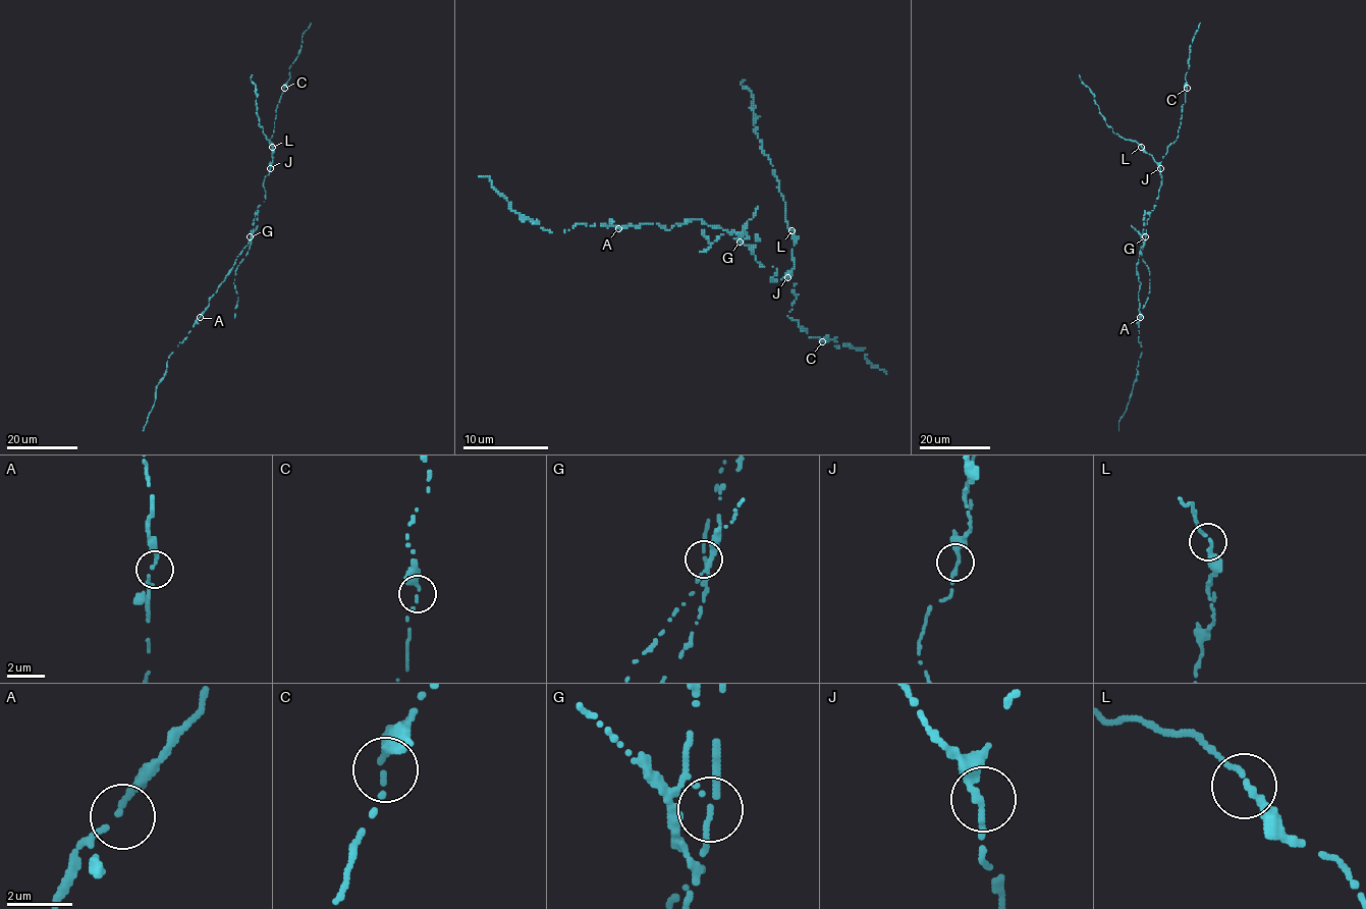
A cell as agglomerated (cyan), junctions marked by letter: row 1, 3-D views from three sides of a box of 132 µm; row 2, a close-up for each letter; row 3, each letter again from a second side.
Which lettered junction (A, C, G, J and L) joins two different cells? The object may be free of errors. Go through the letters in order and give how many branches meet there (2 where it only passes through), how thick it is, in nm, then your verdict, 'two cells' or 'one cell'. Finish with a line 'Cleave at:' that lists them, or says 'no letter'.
A: 2 | 180 nm | one cell
C: 2 | 150 nm | one cell
G: 2 | 150 nm | two cells
J: 2 | 200 nm | one cell
L: 2 | 200 nm | one cell
Cleave at: G

